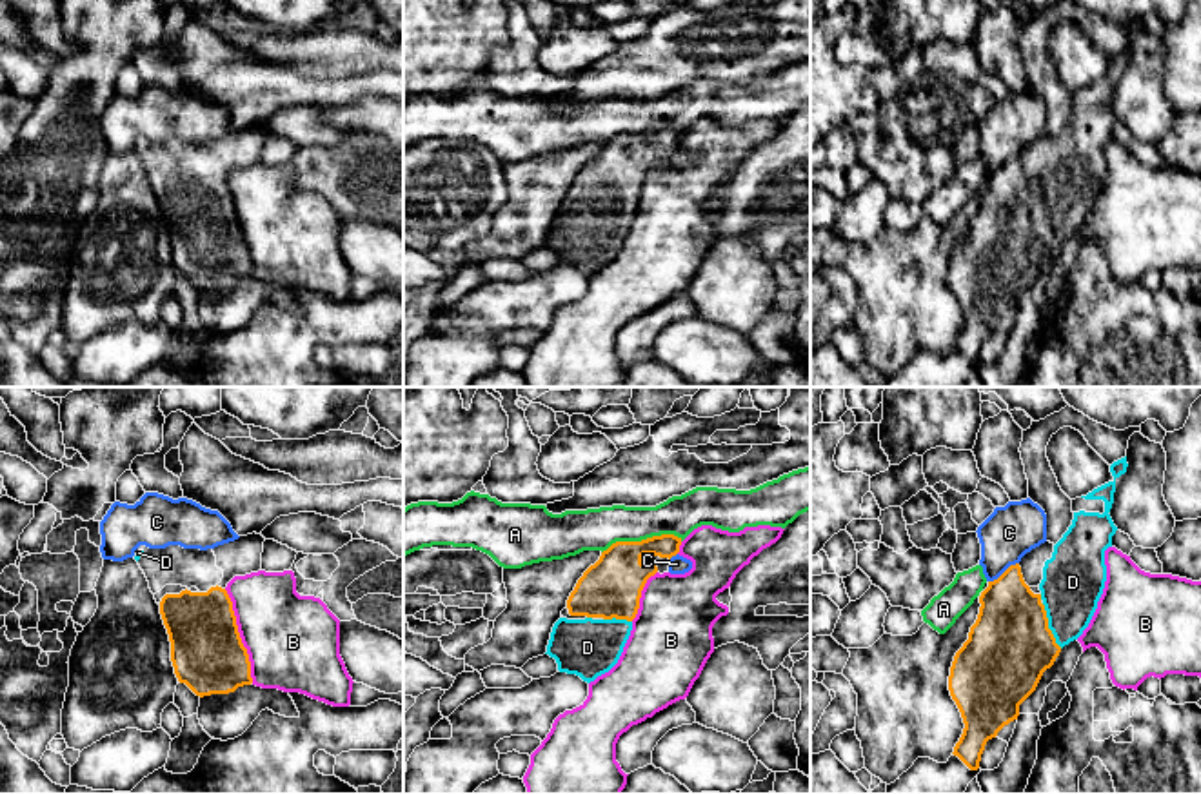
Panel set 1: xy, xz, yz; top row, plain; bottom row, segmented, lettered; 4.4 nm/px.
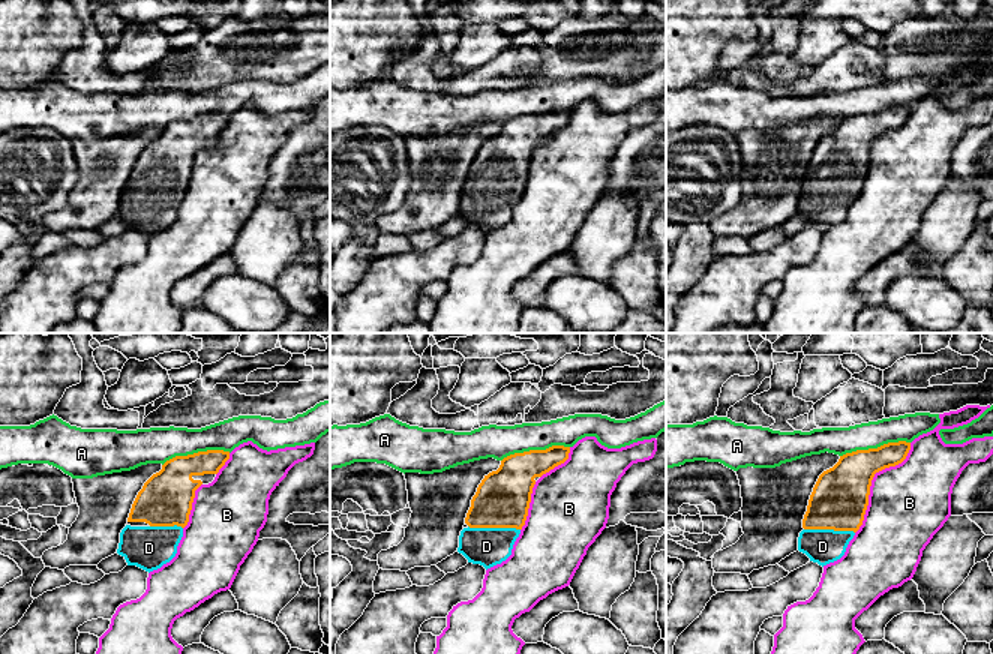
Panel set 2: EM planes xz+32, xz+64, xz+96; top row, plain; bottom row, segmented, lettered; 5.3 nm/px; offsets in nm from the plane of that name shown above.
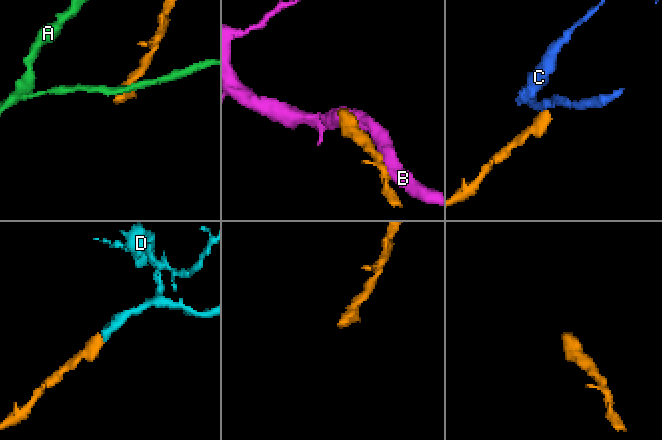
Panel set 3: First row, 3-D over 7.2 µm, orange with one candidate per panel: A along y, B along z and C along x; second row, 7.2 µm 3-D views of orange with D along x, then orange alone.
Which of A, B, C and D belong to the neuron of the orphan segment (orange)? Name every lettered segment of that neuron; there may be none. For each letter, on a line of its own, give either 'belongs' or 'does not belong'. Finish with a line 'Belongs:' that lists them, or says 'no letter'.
A: does not belong
B: does not belong
C: does not belong
D: belongs
Belongs: D

